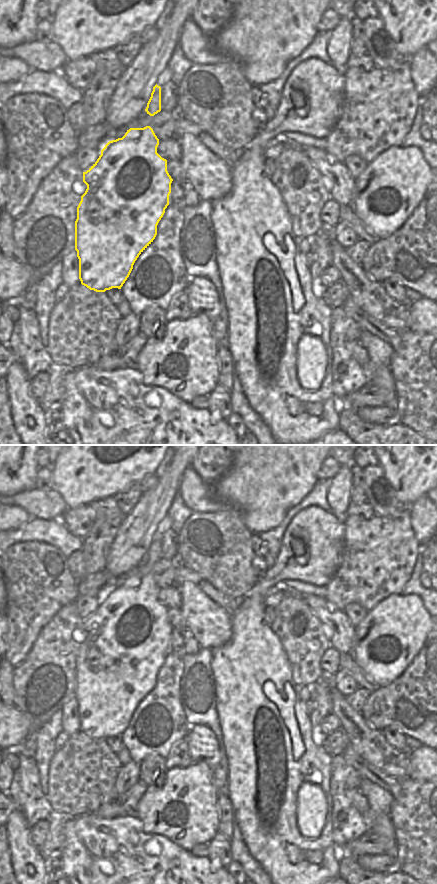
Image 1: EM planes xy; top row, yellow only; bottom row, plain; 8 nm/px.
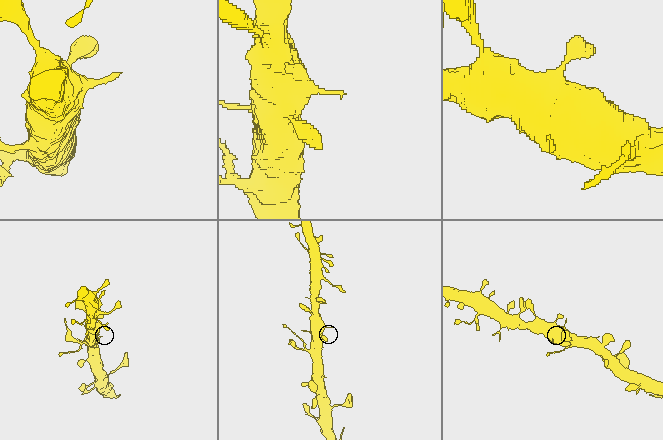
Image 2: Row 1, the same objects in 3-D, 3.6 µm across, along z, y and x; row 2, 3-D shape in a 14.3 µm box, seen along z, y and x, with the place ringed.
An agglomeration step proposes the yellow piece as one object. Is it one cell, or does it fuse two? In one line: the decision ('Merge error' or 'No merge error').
No merge error.

